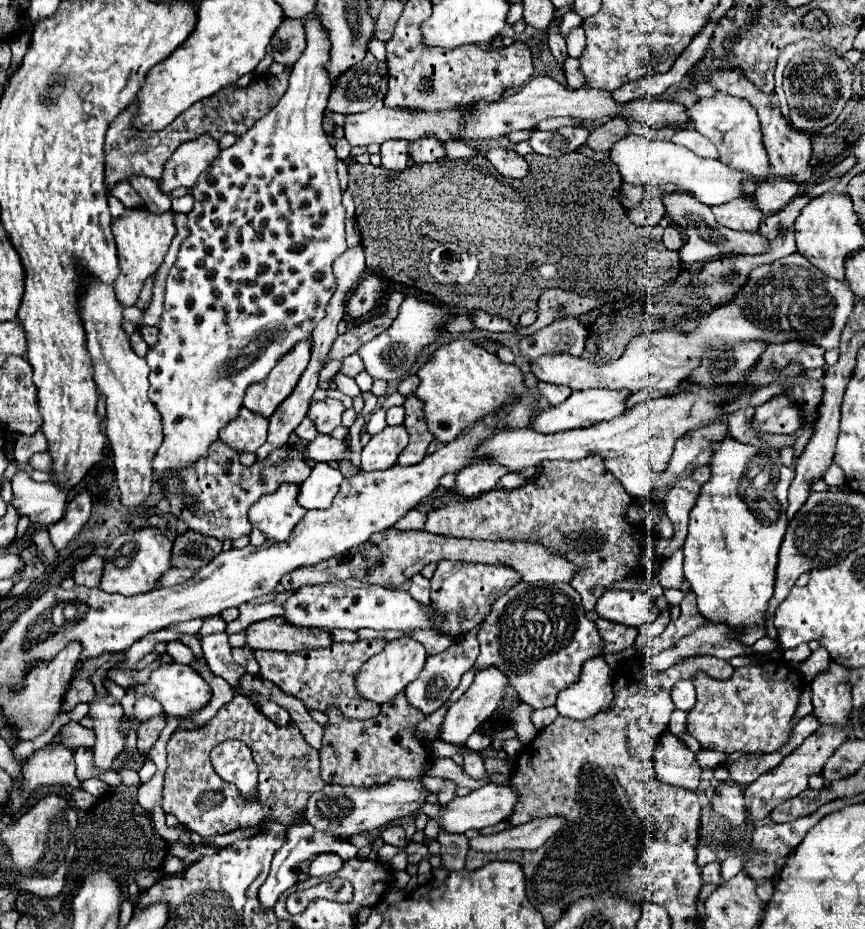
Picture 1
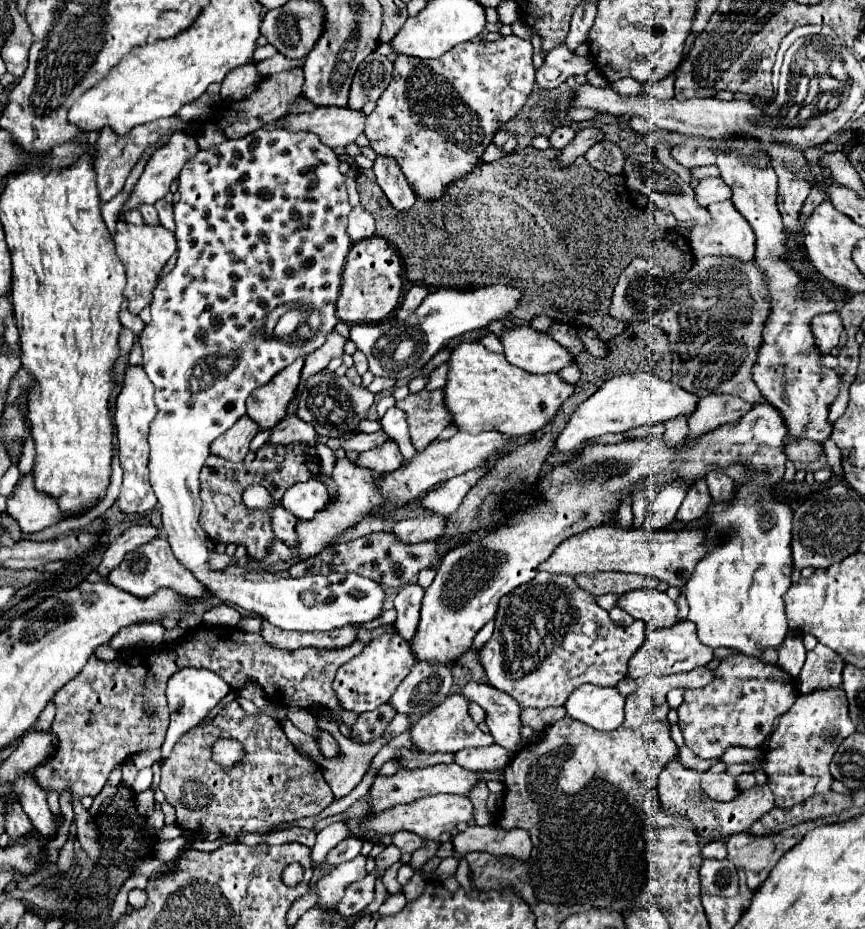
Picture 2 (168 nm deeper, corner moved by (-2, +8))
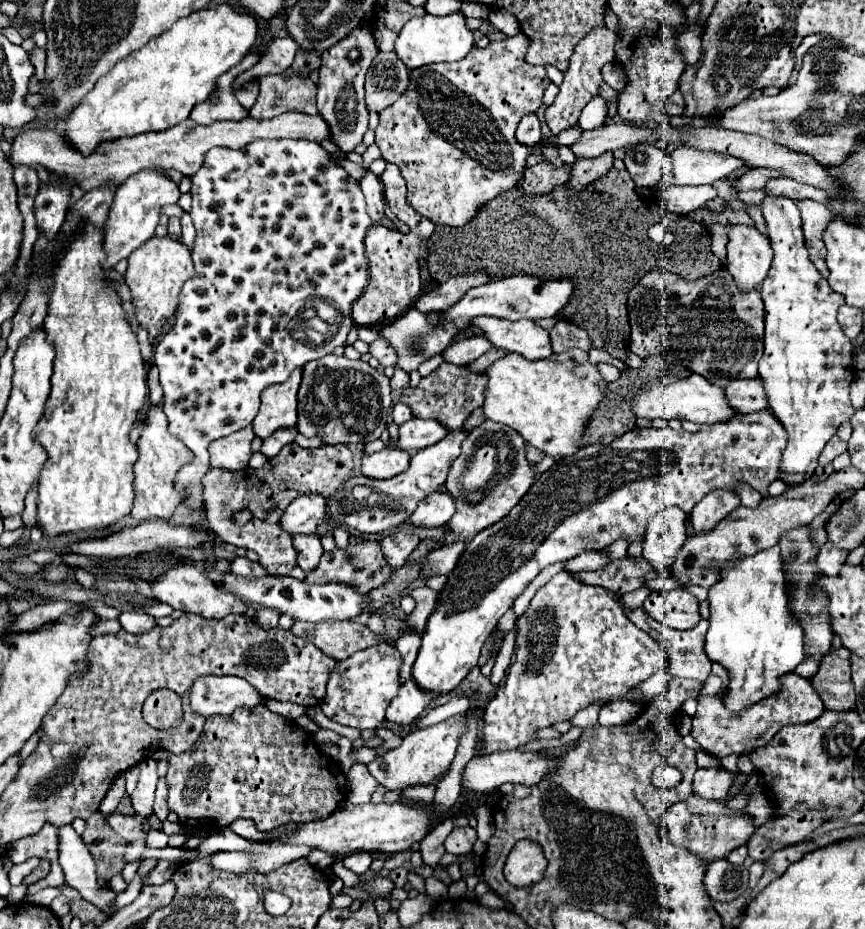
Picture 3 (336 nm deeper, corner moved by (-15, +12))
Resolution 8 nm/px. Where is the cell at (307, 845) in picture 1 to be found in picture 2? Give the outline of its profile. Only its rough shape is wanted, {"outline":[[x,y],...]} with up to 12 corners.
{"outline":[[335,822],[317,834],[313,846],[315,866],[351,832]]}

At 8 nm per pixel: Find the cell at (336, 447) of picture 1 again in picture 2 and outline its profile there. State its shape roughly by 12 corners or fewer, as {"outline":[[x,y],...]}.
{"outline":[[387,432],[353,434],[343,442],[345,452],[365,452],[385,444]]}

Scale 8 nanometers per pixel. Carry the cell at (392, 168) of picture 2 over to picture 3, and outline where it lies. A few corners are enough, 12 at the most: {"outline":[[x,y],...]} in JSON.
{"outline":[[386,164],[382,182],[400,234],[370,226],[370,282],[354,302],[358,326],[394,320],[420,294],[420,258],[434,224],[408,202]]}

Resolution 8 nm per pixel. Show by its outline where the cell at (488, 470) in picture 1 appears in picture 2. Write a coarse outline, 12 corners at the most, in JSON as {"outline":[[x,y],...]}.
{"outline":[[481,468],[459,474],[419,498],[431,514],[455,512],[481,478]]}

